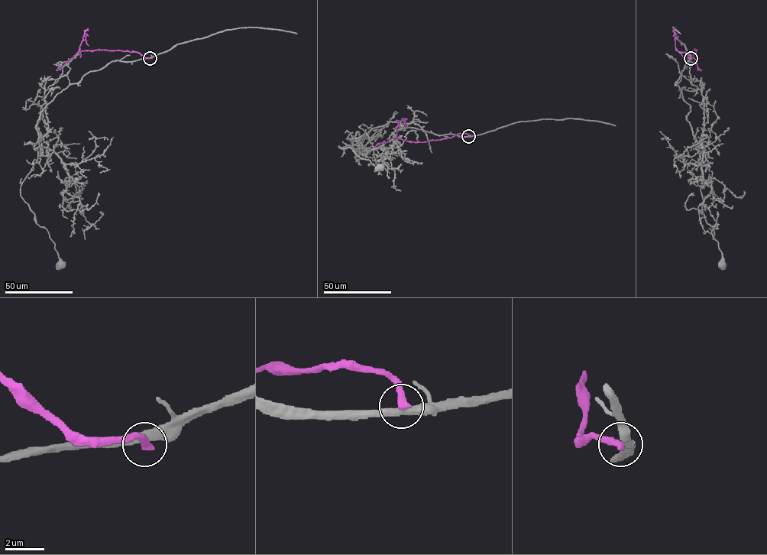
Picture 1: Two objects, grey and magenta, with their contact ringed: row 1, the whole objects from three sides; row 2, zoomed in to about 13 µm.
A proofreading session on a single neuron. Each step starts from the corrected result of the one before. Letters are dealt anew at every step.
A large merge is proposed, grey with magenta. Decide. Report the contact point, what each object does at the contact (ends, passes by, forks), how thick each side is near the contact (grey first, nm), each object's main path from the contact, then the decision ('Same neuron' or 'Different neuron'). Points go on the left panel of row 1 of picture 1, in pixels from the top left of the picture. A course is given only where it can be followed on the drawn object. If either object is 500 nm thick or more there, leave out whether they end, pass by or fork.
Place: (150, 58). At the ring grey passes by. At the ring magenta ends. Thickness 400 nm (grey) against 400 nm. Course of grey: (150, 58), (88, 72), (40, 116), (37, 159), (21, 196), (63, 264). Course of magenta: (150, 58), (136, 52), (120, 50), (78, 52), (85, 36), (88, 45). Different neuron

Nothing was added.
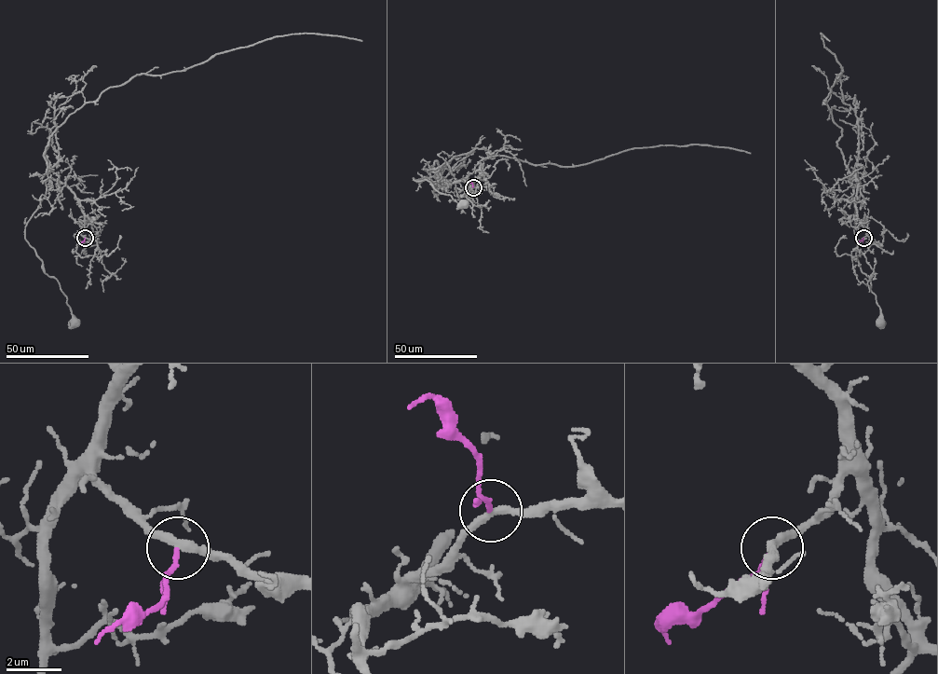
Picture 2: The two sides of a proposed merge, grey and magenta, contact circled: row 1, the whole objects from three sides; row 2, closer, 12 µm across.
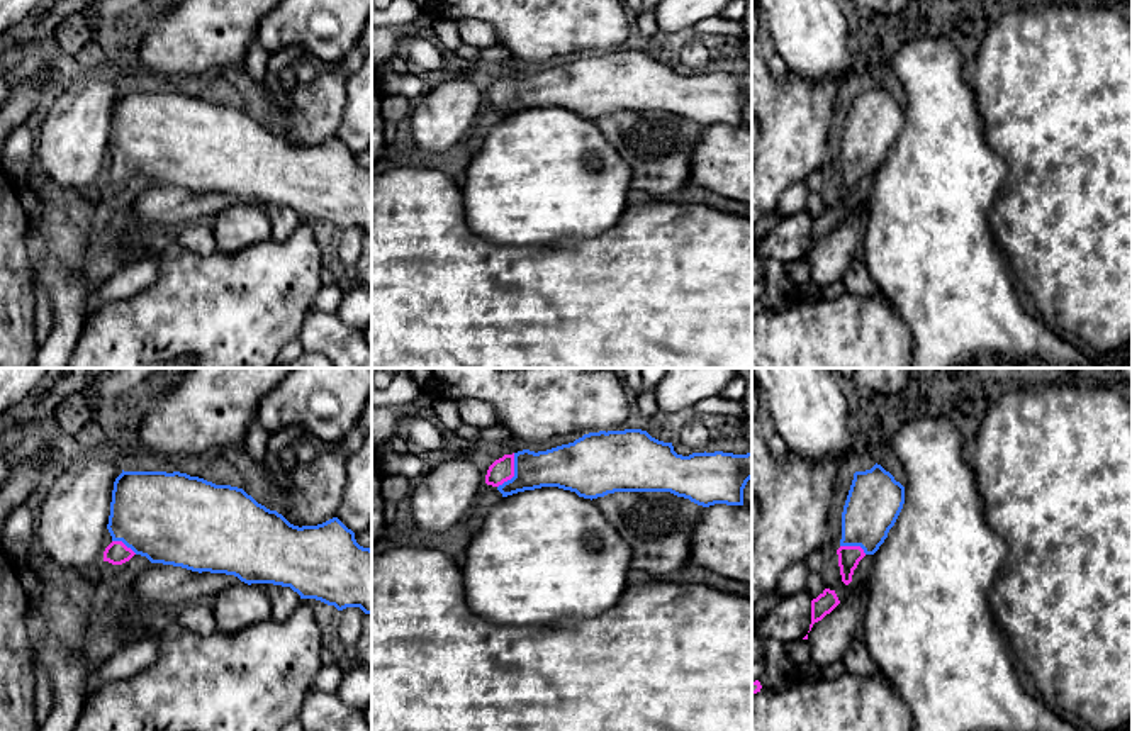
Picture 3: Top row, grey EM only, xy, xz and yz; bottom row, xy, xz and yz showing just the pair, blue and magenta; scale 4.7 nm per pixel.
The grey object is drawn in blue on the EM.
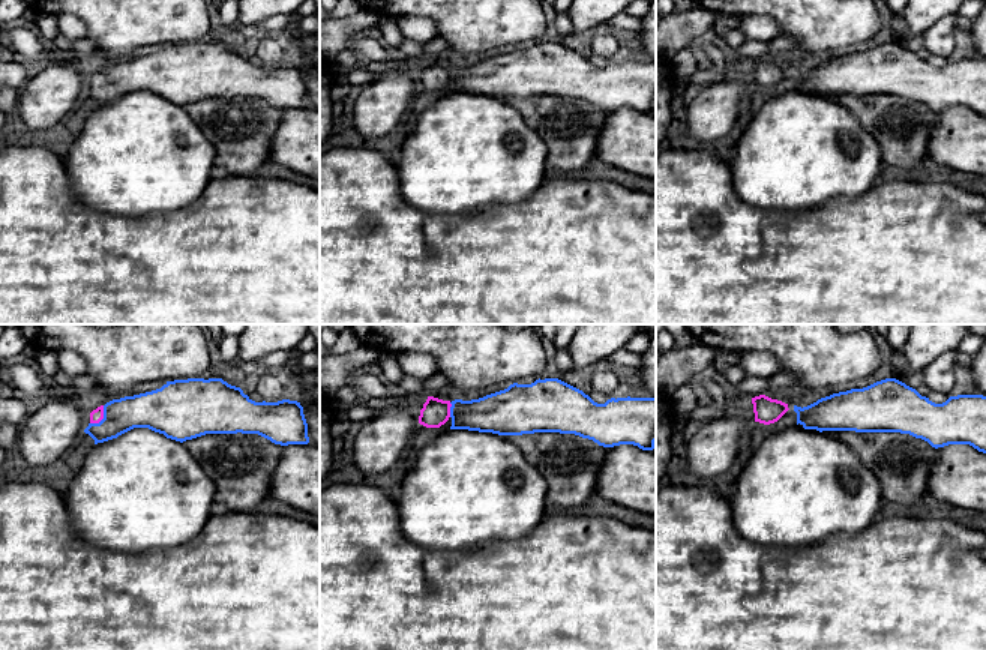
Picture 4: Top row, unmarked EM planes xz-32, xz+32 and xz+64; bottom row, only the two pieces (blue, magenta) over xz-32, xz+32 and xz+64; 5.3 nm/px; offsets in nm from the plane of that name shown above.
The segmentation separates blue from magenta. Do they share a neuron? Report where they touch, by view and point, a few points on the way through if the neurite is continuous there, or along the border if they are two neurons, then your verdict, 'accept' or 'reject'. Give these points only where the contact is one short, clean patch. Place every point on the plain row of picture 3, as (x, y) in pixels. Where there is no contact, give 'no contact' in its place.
meets blue in xz at (515, 92); runs through xz (567, 87), (515, 92), (501, 90); accept

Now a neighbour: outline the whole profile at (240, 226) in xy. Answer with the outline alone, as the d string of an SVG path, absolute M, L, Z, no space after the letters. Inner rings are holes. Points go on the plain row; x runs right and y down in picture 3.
M238 204L221 210L212 222L216 249L234 254L272 237L272 222L256 205Z

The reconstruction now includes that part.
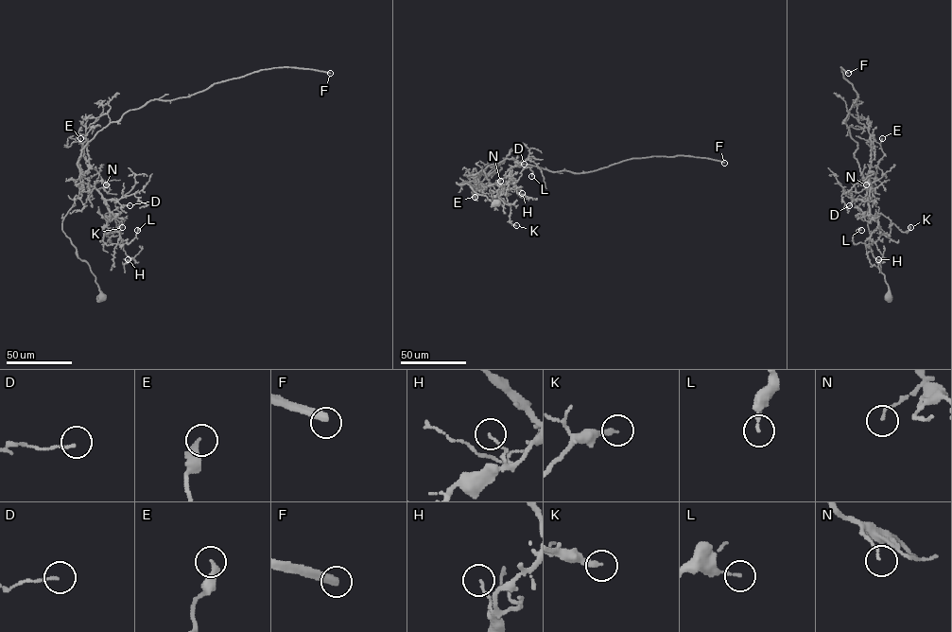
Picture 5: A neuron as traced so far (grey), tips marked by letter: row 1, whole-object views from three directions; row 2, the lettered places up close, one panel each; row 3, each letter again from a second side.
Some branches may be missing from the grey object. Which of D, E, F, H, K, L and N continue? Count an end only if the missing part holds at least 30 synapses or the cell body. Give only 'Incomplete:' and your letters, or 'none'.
Incomplete: F

